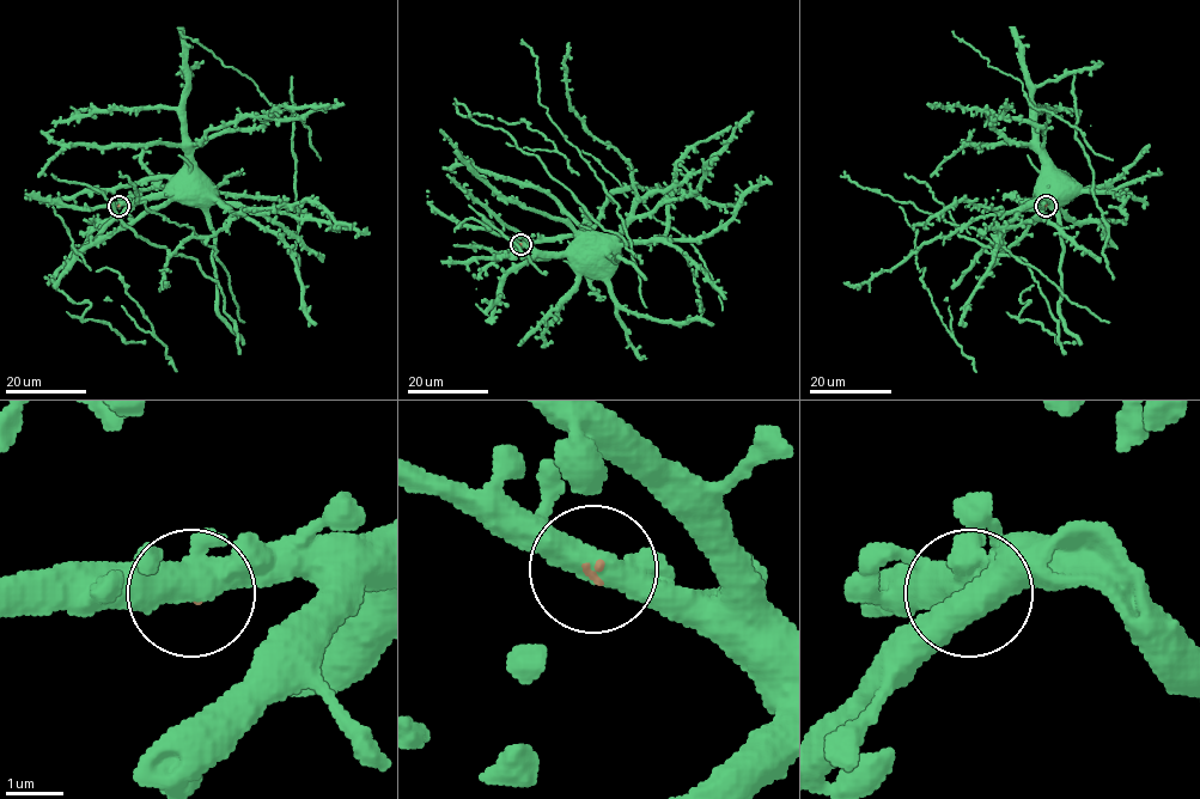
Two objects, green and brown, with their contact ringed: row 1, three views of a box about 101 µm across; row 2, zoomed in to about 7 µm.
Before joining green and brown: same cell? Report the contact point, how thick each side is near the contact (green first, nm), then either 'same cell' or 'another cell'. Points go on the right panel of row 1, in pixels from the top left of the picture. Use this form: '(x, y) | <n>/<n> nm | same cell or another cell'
(1046, 206) | 500/70 nm | same cell

